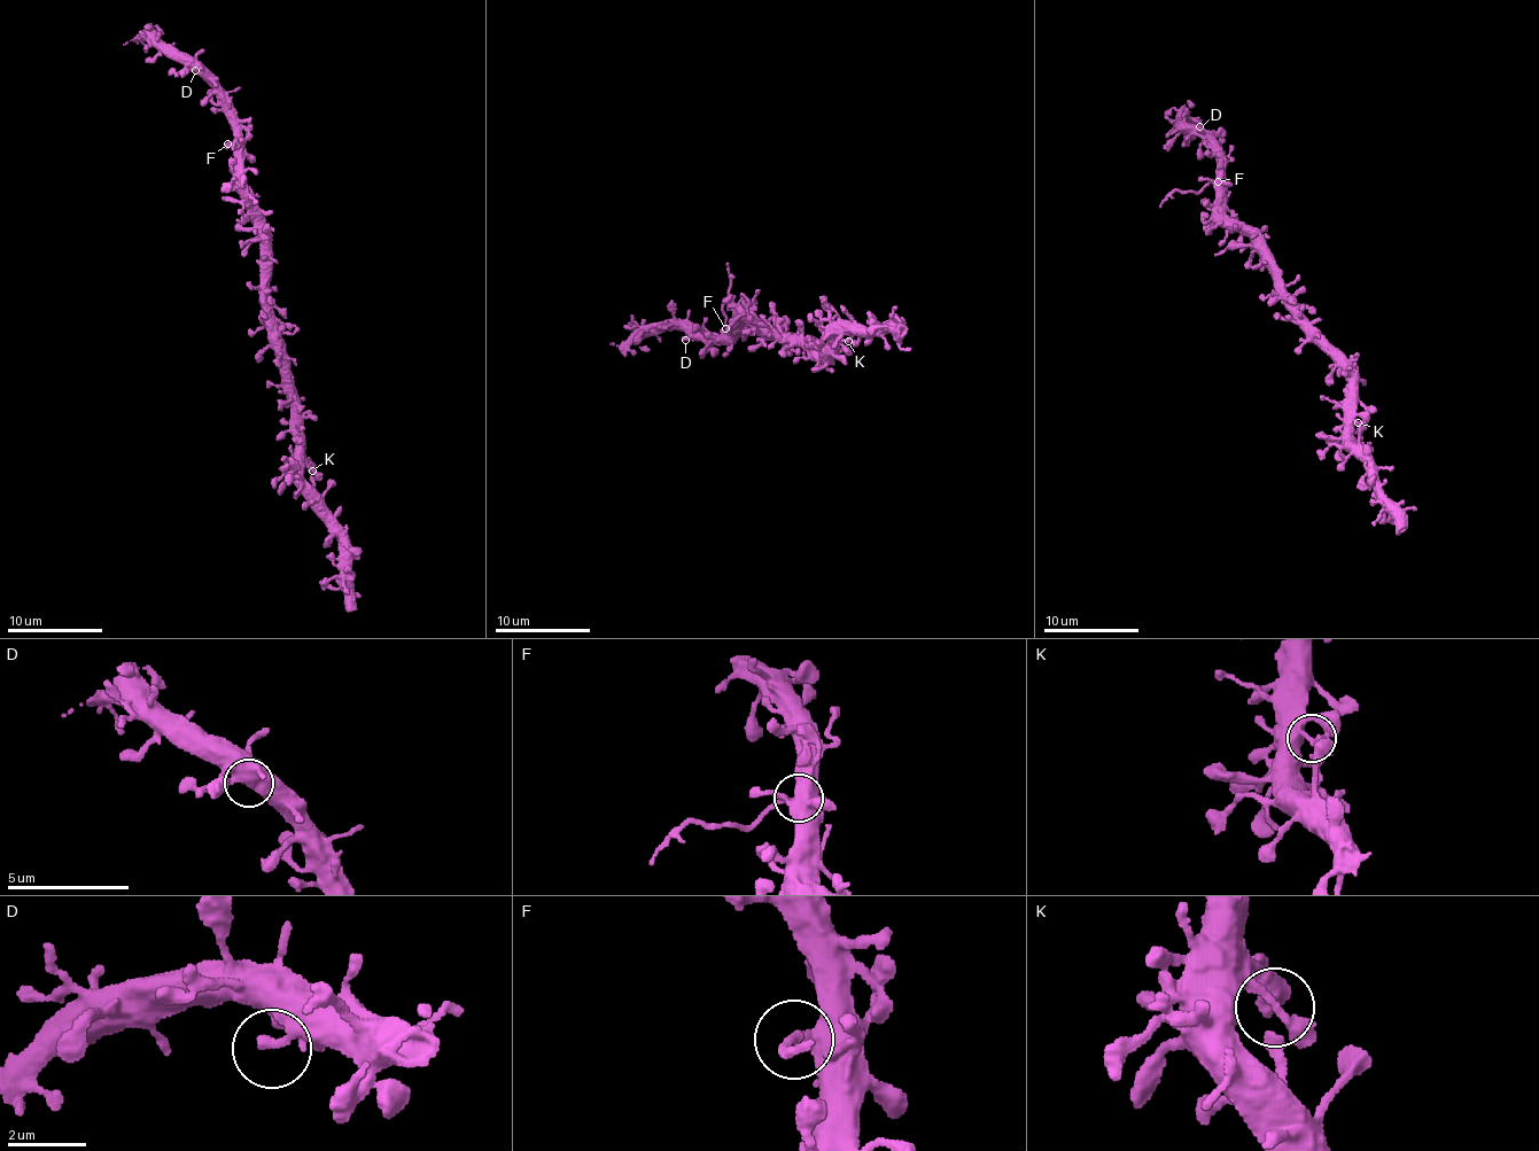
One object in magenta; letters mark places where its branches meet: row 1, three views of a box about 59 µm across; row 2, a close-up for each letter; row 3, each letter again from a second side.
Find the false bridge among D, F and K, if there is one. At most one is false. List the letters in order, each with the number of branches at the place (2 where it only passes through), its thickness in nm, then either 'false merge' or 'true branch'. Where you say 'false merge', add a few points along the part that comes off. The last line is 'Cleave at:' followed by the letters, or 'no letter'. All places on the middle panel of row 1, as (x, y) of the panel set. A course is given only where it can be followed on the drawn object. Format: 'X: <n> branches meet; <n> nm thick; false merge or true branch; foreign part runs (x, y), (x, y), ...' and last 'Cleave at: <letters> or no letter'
D: 2 branches meet; 200 nm thick; true branch
F: 2 branches meet; 240 nm thick; false merge; foreign part runs (724, 327), (723, 305), (730, 282), (728, 263)
K: 2 branches meet; 280 nm thick; true branch
Cleave at: F

